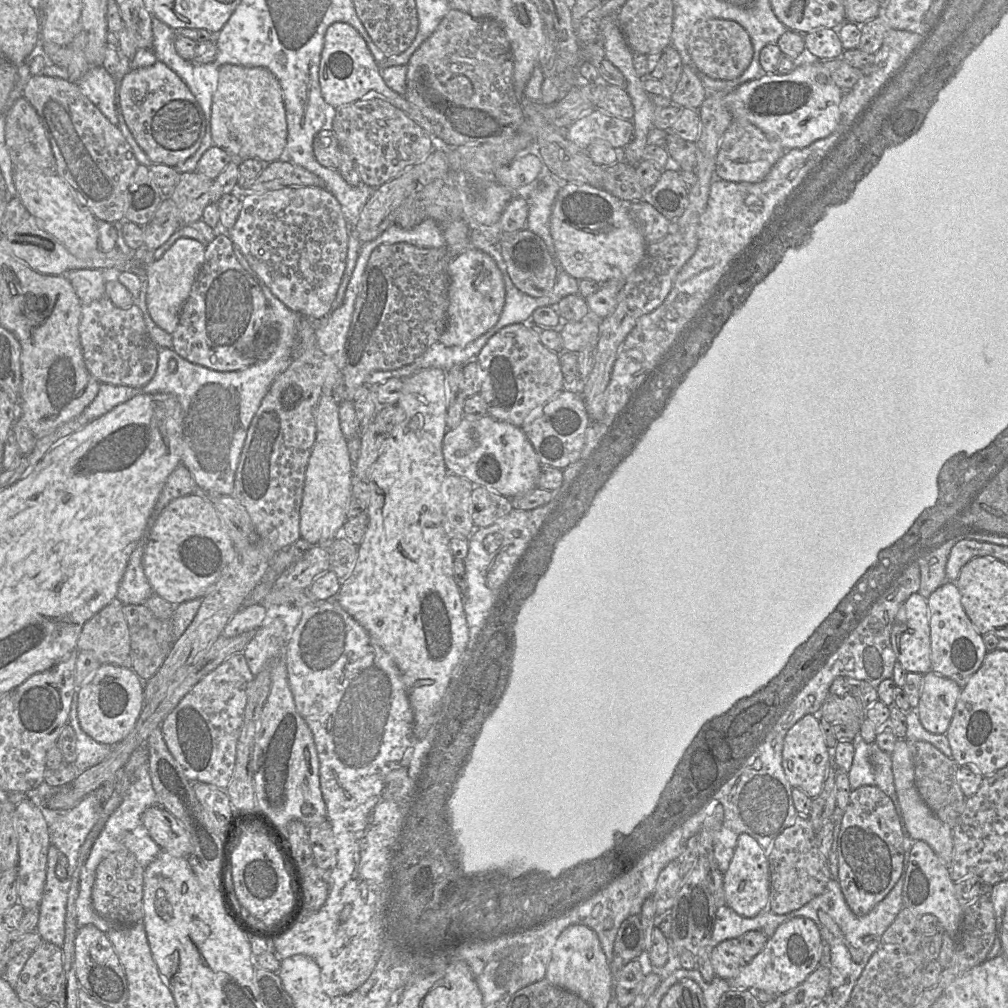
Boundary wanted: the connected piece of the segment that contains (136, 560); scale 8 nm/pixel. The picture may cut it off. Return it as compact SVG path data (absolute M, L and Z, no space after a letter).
M142 542L133 550L119 582L117 599L122 604L145 604L153 594L142 565Z

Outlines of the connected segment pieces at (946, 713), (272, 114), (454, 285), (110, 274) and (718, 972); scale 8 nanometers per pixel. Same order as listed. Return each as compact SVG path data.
M928 671L923 675L919 703L916 709L923 727L934 734L946 733L962 687L954 680Z
M221 65L218 69L217 88L213 94L210 125L213 144L224 149L234 159L257 158L263 163L281 160L287 140L287 122L282 90L277 78L263 67Z
M474 247L452 259L448 274L448 320L439 342L447 347L461 346L479 338L497 323L505 302L505 284L494 259Z
M76 269L63 274L70 281L82 305L105 298L105 283L117 279L122 271L103 271L97 269Z
M729 939L721 942L710 953L711 964L716 977L724 980L734 978L743 962L743 949L740 939Z

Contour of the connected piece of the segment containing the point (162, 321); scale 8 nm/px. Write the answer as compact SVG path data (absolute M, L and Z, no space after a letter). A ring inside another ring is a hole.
M180 238L159 260L146 266L145 277L148 281L146 305L148 312L155 324L170 335L177 327L181 309L204 262L205 250L206 248L197 240Z

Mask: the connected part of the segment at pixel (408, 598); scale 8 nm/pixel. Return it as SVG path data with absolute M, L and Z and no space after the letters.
M428 368L418 373L403 378L402 395L399 405L405 412L405 418L395 428L391 430L384 441L379 456L374 463L369 477L370 500L367 510L369 522L362 542L358 546L358 557L350 575L341 580L341 587L334 599L348 612L364 629L370 637L381 646L394 659L405 685L409 702L414 714L414 734L418 738L424 738L431 726L436 726L439 720L440 702L446 692L453 670L463 653L467 640L468 632L466 617L463 606L462 593L453 578L454 558L449 548L449 538L443 526L443 504L441 486L447 474L447 468L443 456L443 439L447 432L447 386L446 372L439 368Z

